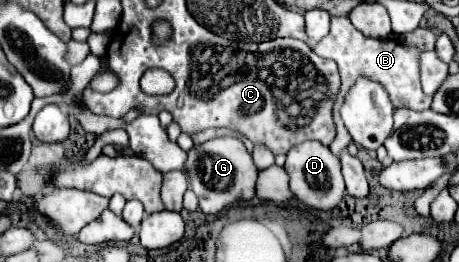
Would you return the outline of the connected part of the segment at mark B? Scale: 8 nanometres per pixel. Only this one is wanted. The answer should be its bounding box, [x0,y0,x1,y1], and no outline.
[314,17,430,155]

